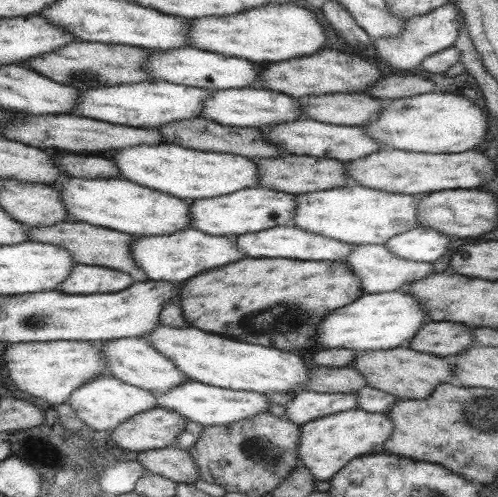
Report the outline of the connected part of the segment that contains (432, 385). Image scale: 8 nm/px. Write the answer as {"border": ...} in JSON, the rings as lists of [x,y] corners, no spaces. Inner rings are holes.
{"border":[[[408,346],[359,352],[349,367],[363,377],[369,387],[391,394],[398,400],[427,398],[432,396],[433,389],[437,388],[437,385],[451,382],[453,379],[452,366],[448,359],[411,350]]]}

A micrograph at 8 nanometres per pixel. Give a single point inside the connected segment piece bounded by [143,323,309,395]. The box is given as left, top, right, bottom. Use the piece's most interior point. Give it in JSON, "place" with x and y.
{"place":[207,358]}

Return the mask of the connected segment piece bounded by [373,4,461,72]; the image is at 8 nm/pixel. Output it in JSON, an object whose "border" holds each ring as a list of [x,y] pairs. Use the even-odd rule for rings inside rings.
{"border":[[[451,4],[433,9],[431,13],[411,17],[405,21],[405,29],[395,37],[381,37],[373,41],[375,54],[381,62],[397,70],[417,71],[419,63],[430,54],[445,50],[456,44],[460,36],[461,17],[458,10]]]}

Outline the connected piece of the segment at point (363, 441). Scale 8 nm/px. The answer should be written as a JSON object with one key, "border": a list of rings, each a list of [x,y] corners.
{"border":[[[361,408],[347,410],[309,421],[300,426],[299,449],[301,465],[313,475],[316,480],[330,481],[340,470],[355,457],[373,453],[382,453],[387,436],[391,434],[391,424],[383,413],[371,413]]]}

